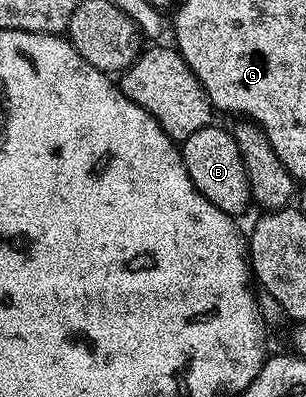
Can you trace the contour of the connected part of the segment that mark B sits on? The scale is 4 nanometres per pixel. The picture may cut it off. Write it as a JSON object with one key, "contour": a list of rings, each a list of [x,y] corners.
{"contour":[[[213,123],[202,127],[202,131],[194,131],[194,135],[182,142],[184,166],[196,190],[206,199],[210,199],[210,203],[214,203],[218,211],[236,219],[239,218],[239,213],[244,213],[250,208],[251,189],[233,134],[228,129],[219,129],[218,125]]]}

